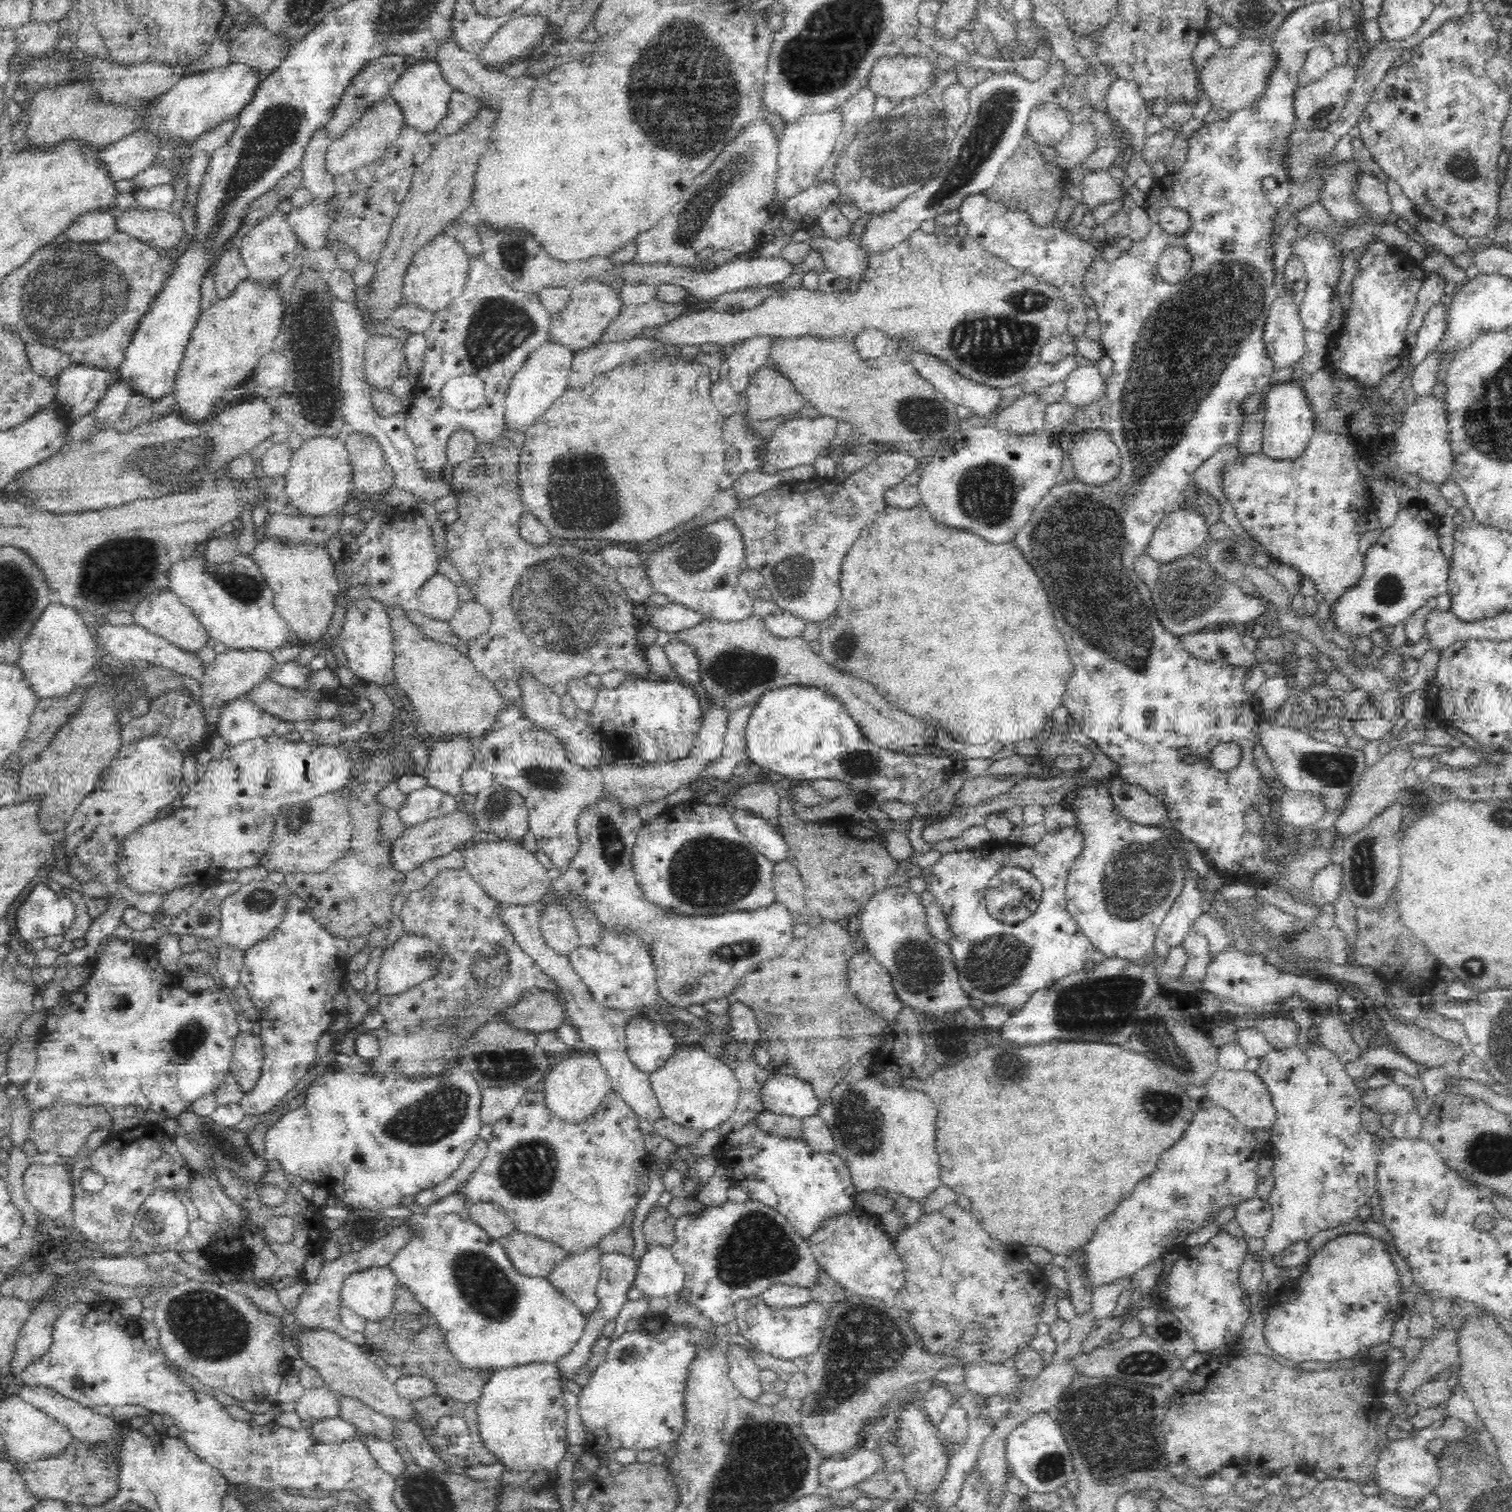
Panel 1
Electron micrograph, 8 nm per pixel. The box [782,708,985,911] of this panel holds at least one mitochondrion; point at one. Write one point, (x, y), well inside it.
(862, 765)

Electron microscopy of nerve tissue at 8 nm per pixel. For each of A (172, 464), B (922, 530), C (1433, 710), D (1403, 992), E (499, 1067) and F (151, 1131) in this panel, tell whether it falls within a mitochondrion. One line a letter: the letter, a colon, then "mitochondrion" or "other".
A: mitochondrion
B: other
C: other
D: other
E: mitochondrion
F: other

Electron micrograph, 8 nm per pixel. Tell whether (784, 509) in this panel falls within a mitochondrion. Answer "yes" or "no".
no

